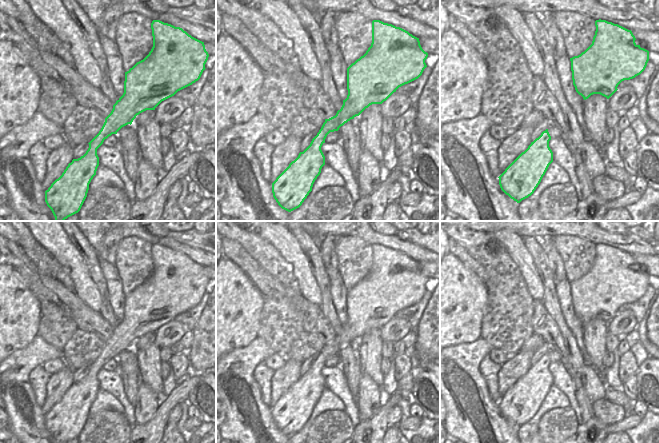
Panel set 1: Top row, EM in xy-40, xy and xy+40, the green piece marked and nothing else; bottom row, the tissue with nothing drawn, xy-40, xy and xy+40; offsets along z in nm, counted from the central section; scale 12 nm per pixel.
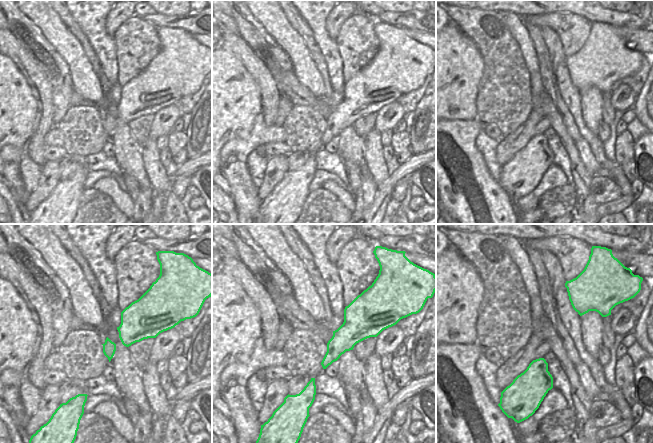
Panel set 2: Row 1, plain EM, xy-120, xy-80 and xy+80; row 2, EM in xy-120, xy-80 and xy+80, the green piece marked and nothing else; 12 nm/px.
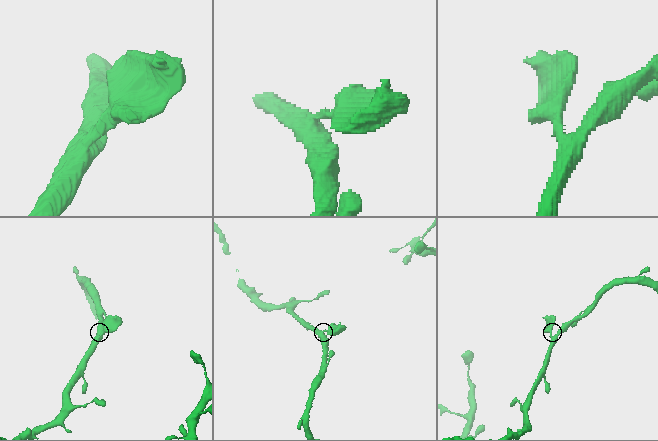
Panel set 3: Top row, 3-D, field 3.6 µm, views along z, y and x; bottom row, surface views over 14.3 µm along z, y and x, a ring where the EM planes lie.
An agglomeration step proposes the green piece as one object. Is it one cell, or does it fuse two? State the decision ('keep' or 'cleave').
keep

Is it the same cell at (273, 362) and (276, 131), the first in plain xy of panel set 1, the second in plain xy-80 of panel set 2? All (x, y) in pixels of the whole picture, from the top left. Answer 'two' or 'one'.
two

